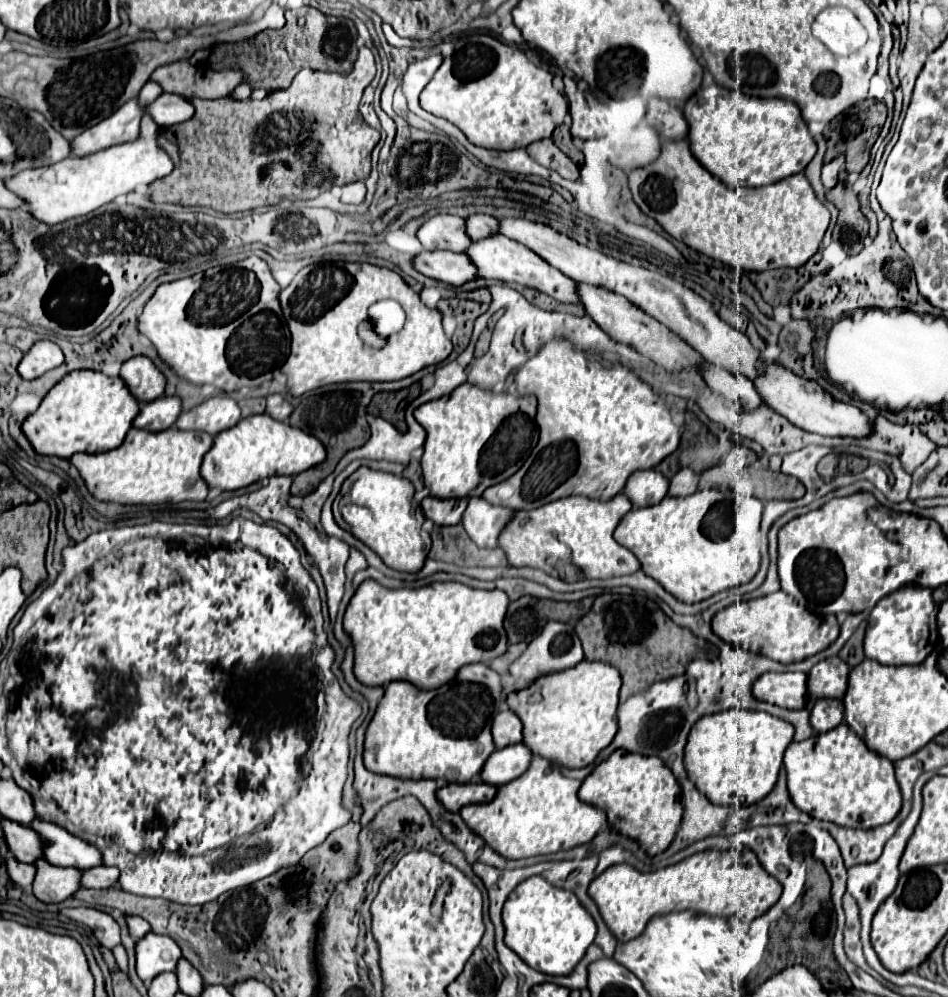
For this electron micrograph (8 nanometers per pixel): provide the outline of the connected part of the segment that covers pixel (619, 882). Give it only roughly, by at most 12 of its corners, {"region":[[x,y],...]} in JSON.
{"region":[[751,849],[703,851],[653,873],[591,881],[623,943],[685,909],[753,921],[781,885]]}

